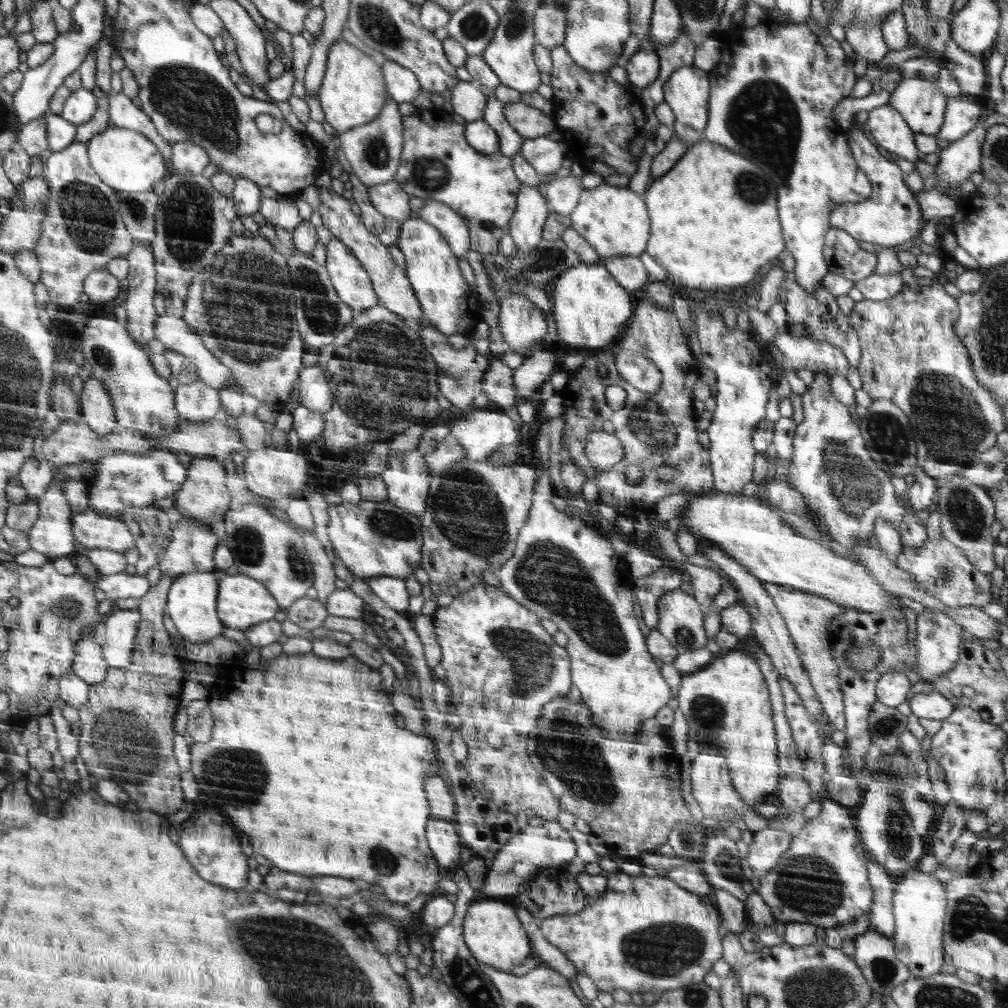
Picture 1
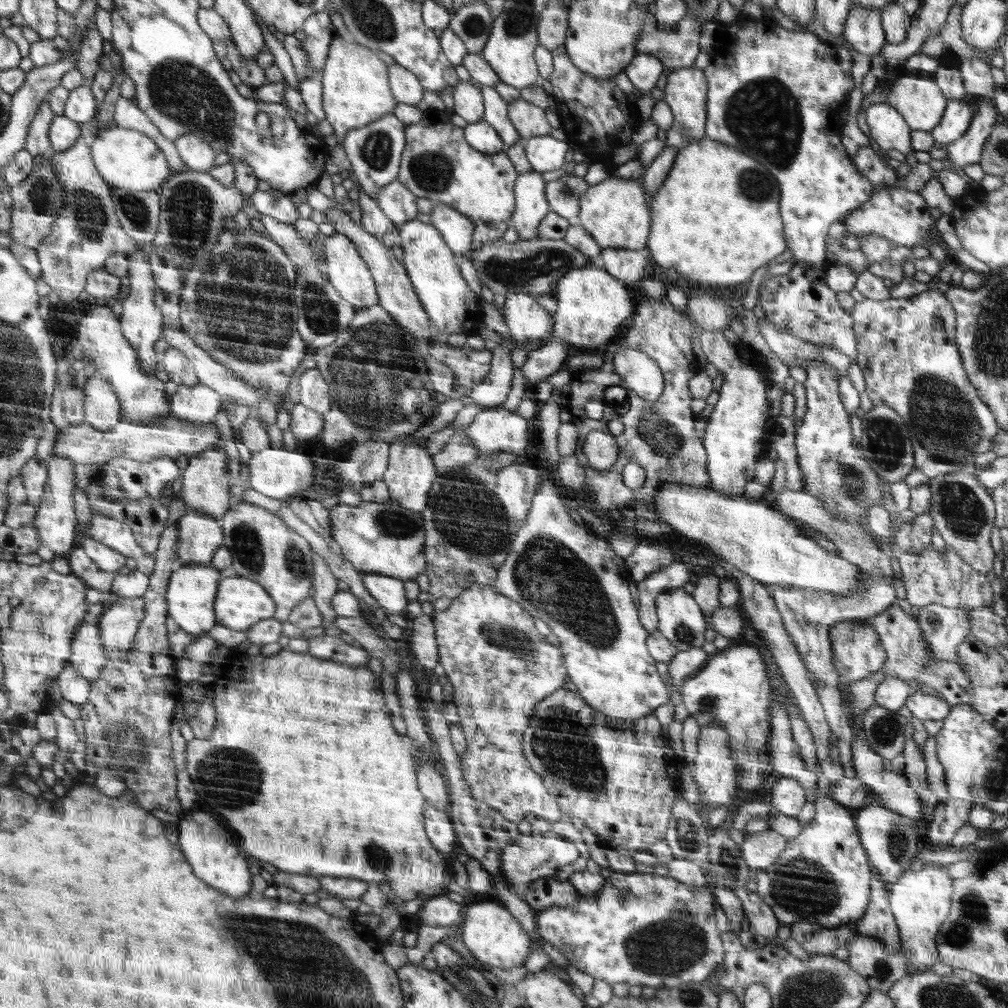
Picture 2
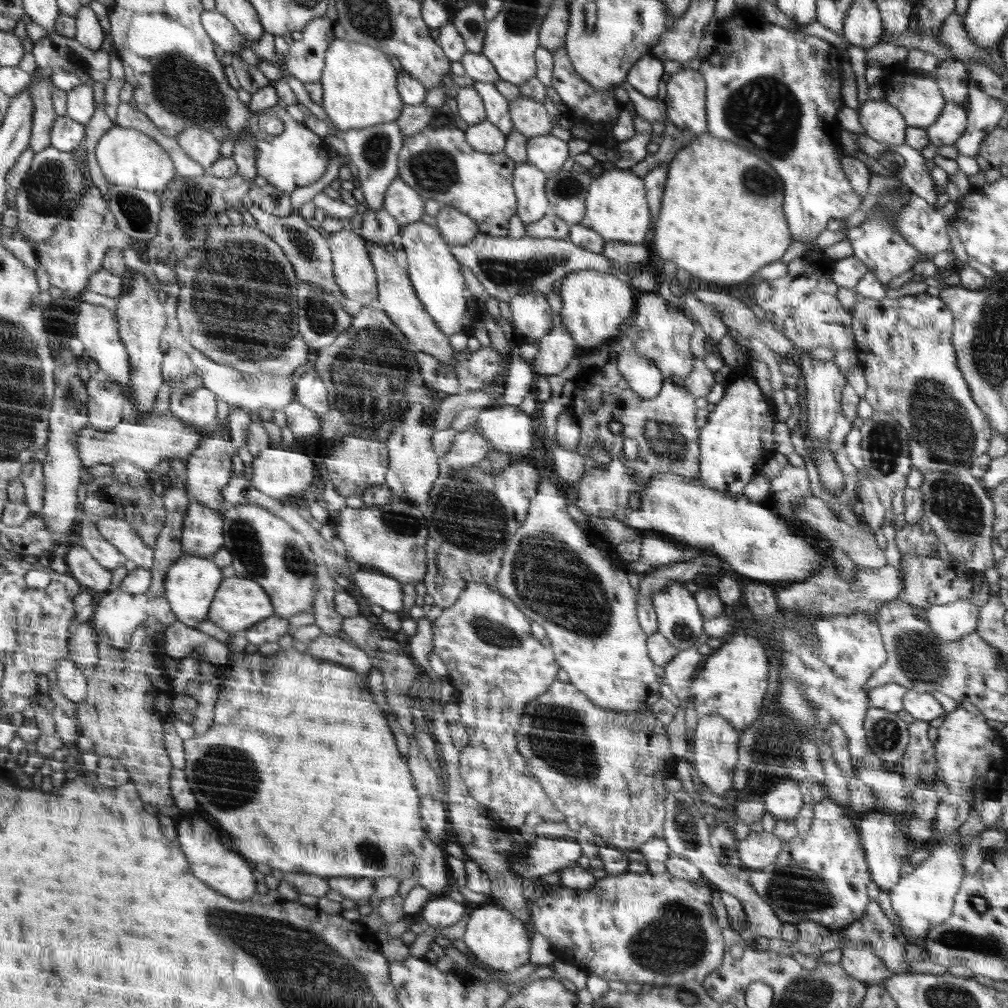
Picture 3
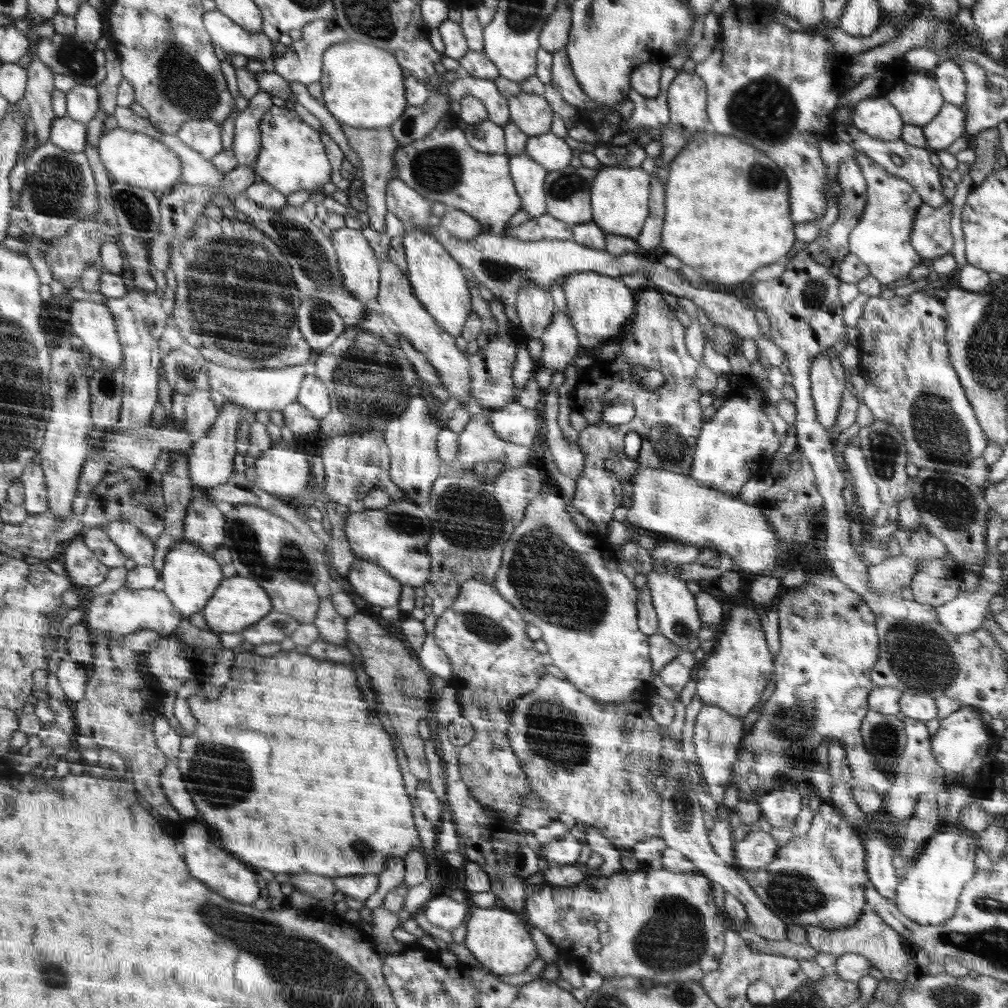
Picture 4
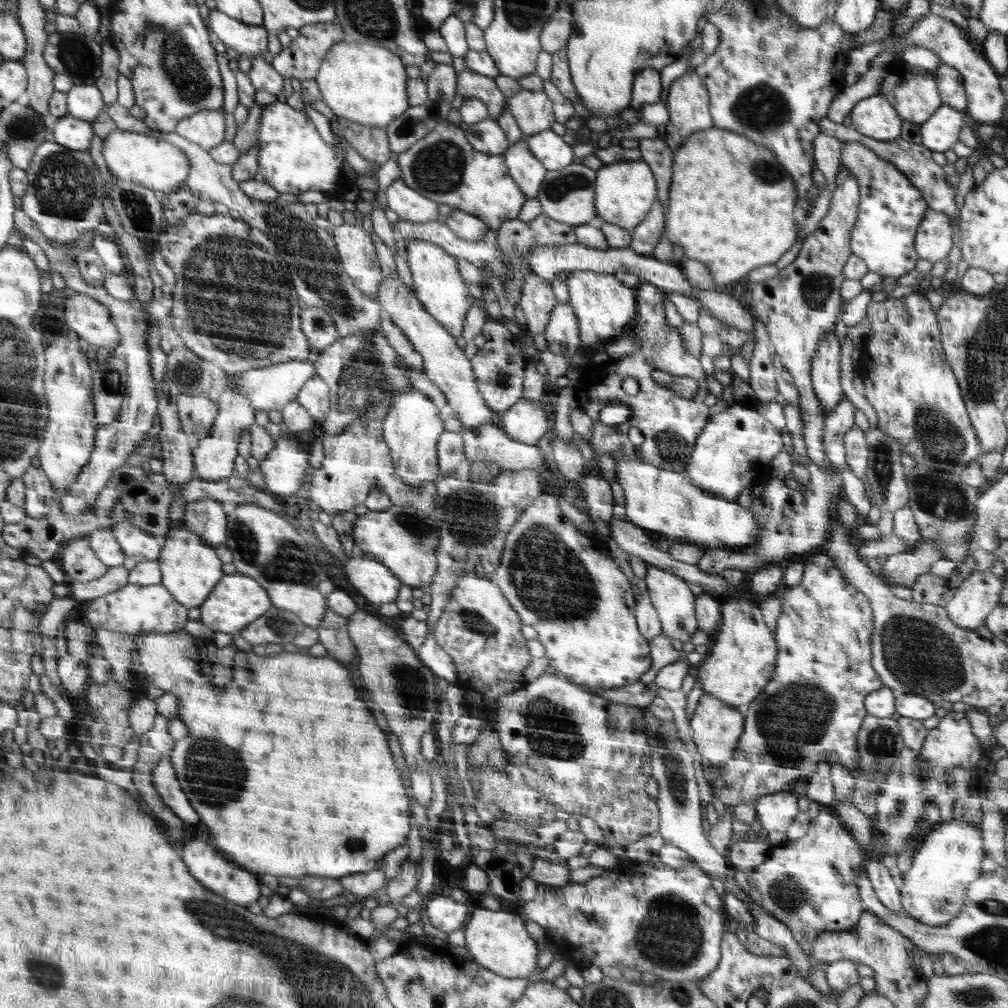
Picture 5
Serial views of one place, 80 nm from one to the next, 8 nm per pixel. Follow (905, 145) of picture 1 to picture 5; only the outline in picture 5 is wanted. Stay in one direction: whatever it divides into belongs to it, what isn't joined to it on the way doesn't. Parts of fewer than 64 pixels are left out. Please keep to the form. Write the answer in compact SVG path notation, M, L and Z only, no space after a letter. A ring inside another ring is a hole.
M876 94L857 102L847 123L864 136L887 141L900 136L903 120L892 104Z

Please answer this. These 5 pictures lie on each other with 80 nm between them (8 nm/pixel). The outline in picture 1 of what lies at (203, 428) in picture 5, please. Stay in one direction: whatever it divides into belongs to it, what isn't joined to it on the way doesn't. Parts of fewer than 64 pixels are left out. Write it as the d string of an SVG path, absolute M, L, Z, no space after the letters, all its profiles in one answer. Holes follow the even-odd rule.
M201 381L180 385L176 390L176 409L184 419L210 421L220 408L219 392Z

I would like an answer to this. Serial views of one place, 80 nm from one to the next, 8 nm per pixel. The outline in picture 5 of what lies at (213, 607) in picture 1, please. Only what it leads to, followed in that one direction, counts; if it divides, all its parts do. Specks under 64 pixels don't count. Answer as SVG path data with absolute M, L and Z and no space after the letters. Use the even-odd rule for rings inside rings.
M186 522L179 527L169 528L164 537L163 548L157 559L161 570L161 583L186 608L200 608L225 575L222 572L223 561L216 556L216 550L212 550L211 545L186 526Z

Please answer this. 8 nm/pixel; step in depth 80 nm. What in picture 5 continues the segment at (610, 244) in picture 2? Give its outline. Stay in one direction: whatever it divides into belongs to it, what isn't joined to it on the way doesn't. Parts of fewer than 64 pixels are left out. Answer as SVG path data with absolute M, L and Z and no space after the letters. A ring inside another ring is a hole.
M644 159L604 164L597 171L594 188L596 222L606 221L628 229L631 233L650 214L658 198L658 182L655 181L651 167Z

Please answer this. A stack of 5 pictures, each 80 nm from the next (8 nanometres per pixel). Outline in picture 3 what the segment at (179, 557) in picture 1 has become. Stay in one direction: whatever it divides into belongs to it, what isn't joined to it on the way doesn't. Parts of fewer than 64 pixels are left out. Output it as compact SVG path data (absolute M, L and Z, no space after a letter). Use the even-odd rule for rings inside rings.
M191 502L183 521L183 552L187 555L212 558L222 546L222 516L215 509Z

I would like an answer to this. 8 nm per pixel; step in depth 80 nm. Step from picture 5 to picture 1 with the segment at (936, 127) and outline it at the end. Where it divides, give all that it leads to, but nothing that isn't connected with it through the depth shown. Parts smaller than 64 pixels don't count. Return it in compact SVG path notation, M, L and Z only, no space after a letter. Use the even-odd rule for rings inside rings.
M959 96L950 97L947 99L944 122L935 135L950 143L958 140L975 127L975 124L982 118L981 112L980 104L976 104L970 98L962 100Z

